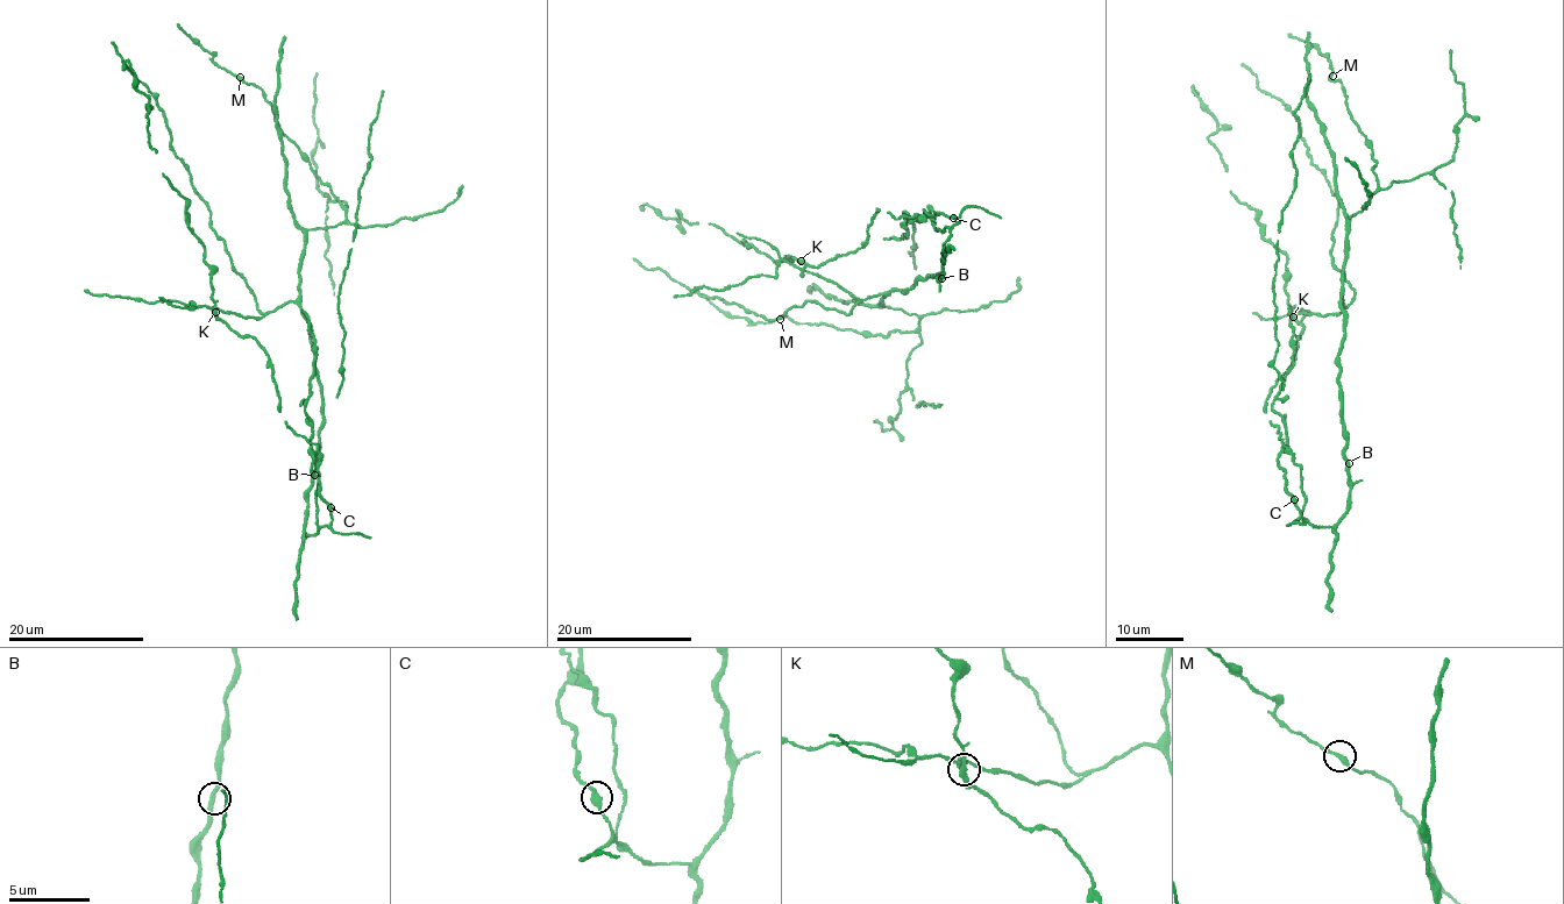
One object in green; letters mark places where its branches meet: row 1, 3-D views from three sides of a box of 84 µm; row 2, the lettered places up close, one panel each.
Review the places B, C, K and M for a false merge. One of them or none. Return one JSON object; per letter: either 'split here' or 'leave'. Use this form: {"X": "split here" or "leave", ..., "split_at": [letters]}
{"B": "leave", "C": "split here", "K": "leave", "M": "leave", "split_at": ["C"]}

